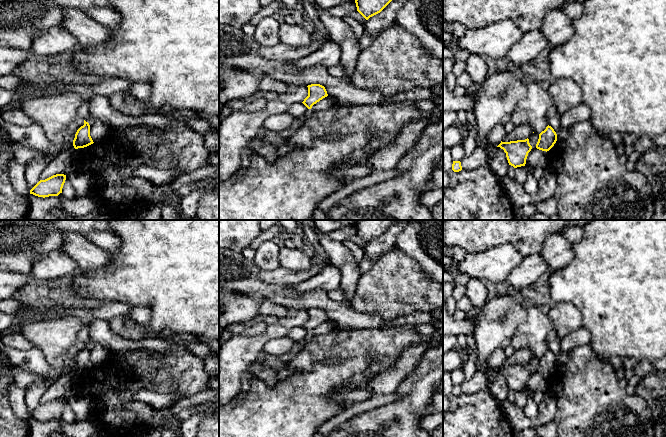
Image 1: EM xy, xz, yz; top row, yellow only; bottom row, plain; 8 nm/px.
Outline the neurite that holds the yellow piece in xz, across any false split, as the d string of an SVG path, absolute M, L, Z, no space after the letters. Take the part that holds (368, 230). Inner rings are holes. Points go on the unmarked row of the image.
M360 220L355 224L357 235L368 244L380 237L396 220Z

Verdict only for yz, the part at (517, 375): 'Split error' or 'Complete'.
Complete

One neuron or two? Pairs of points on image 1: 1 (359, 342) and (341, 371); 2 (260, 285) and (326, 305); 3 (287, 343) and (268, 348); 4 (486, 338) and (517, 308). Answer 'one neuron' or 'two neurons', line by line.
1: two neurons
2: one neuron
3: one neuron
4: one neuron

